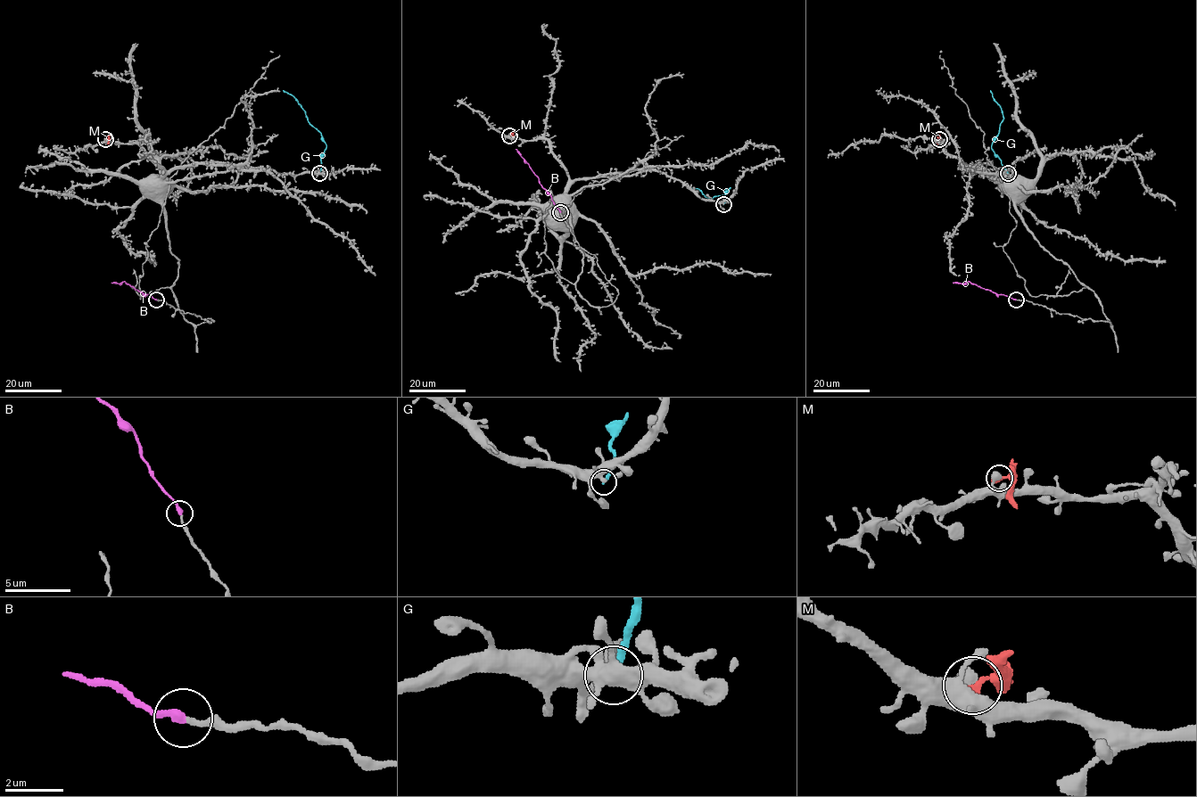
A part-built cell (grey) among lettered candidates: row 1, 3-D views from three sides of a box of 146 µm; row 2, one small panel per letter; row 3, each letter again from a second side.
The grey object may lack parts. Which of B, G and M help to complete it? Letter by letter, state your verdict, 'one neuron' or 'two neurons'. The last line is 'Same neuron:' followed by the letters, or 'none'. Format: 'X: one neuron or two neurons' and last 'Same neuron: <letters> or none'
B: one neuron
G: two neurons
M: two neurons
Same neuron: B

